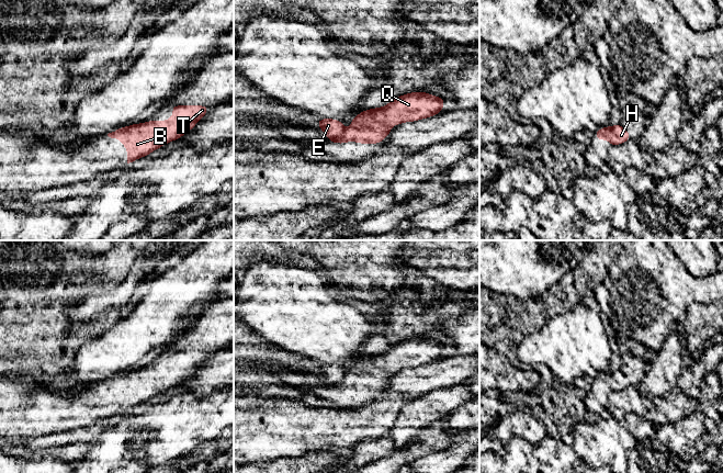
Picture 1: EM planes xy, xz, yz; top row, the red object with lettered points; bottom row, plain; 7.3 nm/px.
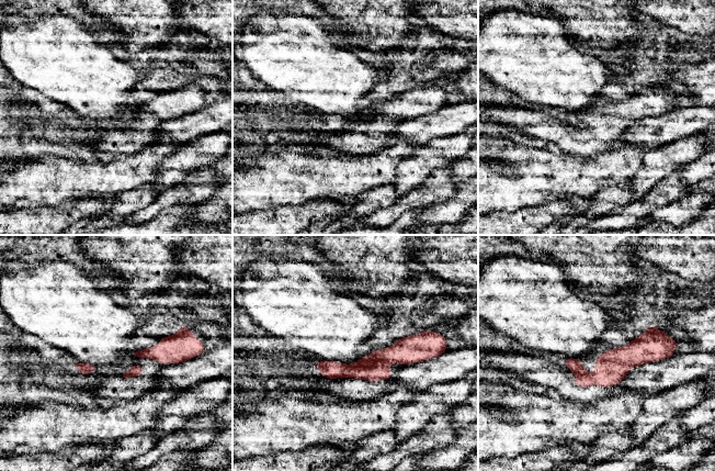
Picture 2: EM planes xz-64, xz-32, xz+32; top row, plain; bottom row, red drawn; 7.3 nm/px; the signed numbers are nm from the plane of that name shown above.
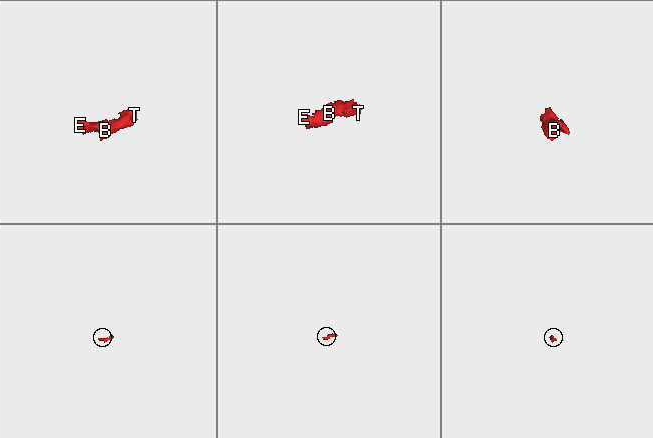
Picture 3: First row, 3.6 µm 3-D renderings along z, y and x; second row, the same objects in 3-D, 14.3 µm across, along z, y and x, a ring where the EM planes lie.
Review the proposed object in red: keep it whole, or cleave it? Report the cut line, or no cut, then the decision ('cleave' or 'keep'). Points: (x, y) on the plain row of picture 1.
cut none; keep

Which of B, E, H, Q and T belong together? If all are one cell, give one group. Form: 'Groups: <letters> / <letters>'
Groups: B E H Q T

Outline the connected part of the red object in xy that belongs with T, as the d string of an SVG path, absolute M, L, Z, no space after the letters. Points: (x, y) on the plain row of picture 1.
M171 351L171 354L173 362L166 367L131 370L108 380L111 384L120 385L127 394L127 409L182 383L208 359L206 351Z

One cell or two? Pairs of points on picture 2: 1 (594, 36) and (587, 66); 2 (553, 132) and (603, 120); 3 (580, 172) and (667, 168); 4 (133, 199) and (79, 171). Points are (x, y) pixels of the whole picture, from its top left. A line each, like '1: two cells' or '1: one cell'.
1: two cells
2: one cell
3: two cells
4: two cells

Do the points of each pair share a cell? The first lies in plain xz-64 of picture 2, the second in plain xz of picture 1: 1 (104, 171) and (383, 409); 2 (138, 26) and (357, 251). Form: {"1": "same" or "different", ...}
{"1": "same", "2": "same"}

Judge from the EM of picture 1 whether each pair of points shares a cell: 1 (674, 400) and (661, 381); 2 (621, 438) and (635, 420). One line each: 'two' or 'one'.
1: two
2: two

